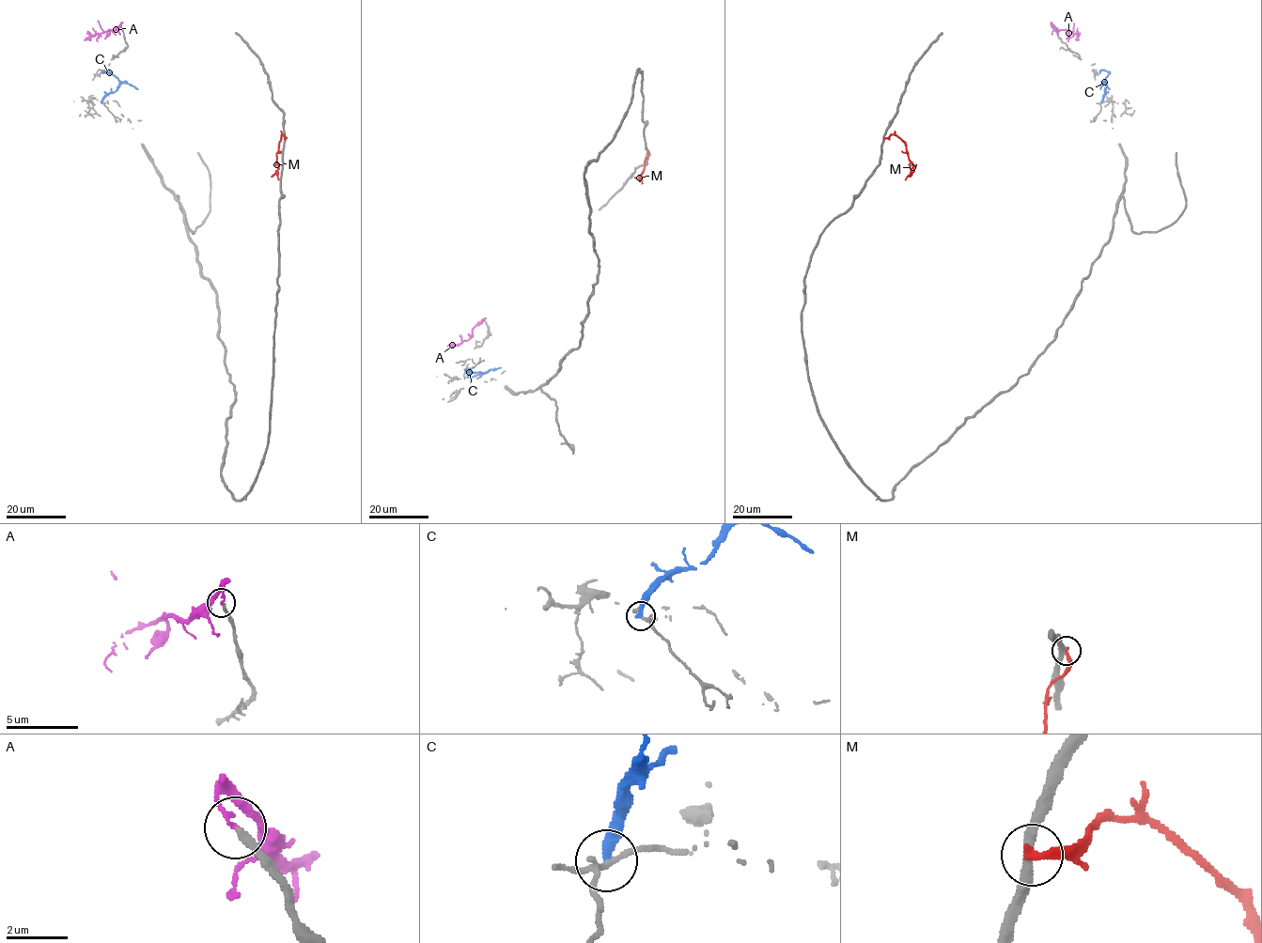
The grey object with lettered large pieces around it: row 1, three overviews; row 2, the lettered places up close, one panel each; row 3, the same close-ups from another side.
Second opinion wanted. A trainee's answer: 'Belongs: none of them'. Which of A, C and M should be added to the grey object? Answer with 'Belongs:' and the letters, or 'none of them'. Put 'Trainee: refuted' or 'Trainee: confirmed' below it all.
Belongs: none of them
Trainee: confirmed

